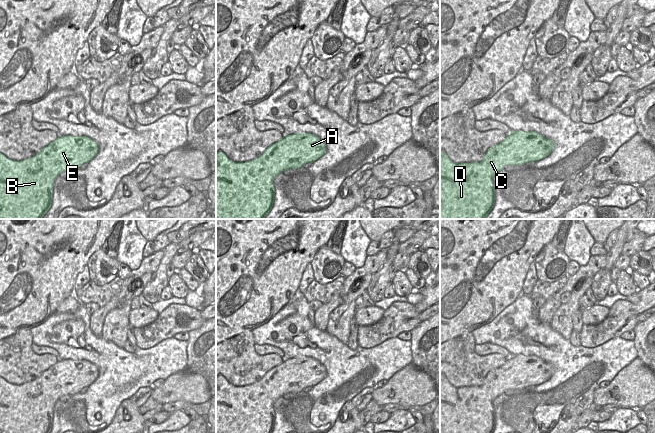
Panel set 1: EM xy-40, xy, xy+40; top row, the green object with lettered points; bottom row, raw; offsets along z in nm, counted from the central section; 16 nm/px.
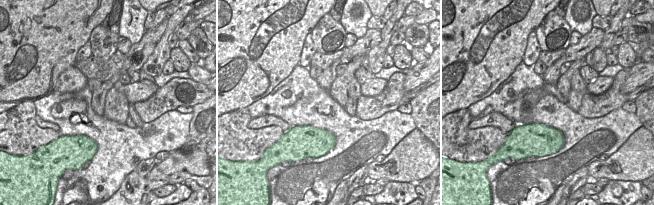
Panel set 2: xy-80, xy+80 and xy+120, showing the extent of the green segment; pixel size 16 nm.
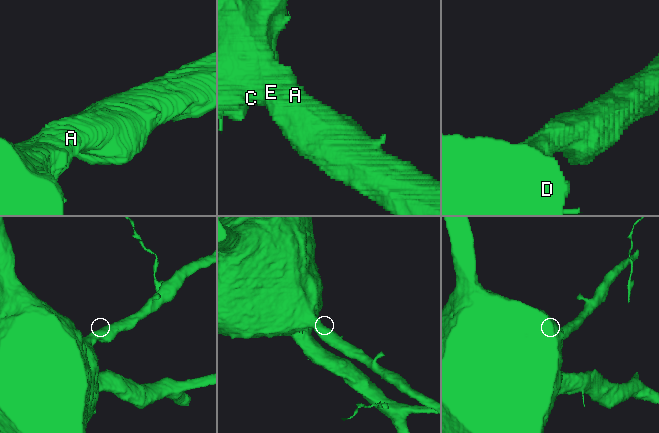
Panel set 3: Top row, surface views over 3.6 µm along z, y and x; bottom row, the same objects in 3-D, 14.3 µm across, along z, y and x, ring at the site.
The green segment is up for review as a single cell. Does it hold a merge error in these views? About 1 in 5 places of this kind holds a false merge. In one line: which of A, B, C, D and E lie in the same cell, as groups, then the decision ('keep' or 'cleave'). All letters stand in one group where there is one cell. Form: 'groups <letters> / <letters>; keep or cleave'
groups A B C D E; keep

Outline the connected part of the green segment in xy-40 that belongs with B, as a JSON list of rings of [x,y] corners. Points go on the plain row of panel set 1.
[[[61,360],[58,361],[55,365],[49,367],[44,371],[39,377],[35,380],[21,384],[15,385],[7,382],[4,378],[0,377],[0,433],[50,433],[52,430],[53,423],[53,411],[56,401],[64,395],[75,395],[79,393],[84,387],[89,387],[98,377],[99,371],[98,368],[87,360]]]

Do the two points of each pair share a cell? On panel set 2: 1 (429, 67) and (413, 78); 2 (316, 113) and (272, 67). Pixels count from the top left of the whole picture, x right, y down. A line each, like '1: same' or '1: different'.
1: same
2: different

